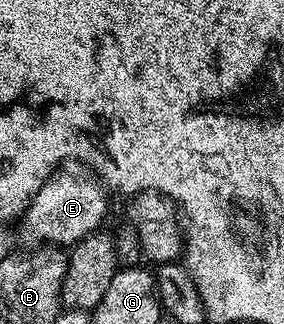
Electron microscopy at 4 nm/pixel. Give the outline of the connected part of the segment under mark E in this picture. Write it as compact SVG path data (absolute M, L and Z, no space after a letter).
M62 168L55 172L42 185L36 197L30 199L30 205L27 206L20 220L20 223L22 222L22 242L26 245L23 247L37 248L43 244L49 244L70 248L82 238L87 238L90 234L95 233L101 227L98 225L105 220L106 209L110 206L109 200L106 199L107 187L89 169L86 169L87 171L66 169L70 168Z

